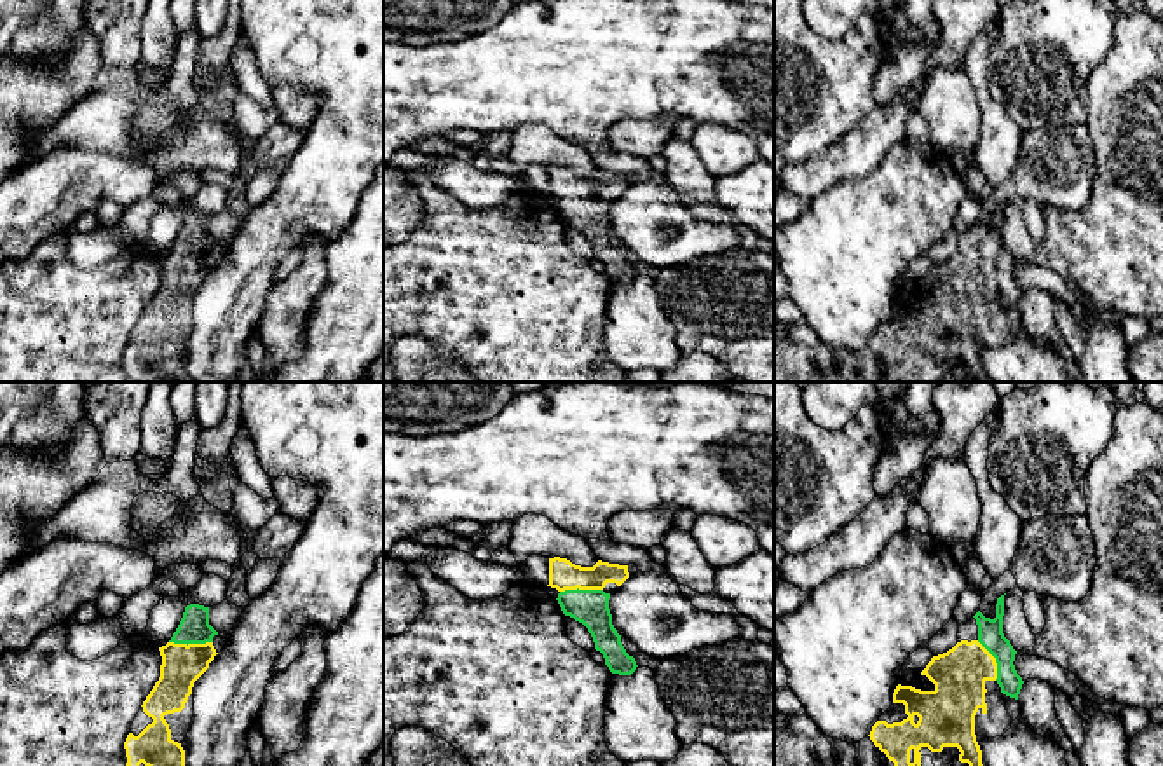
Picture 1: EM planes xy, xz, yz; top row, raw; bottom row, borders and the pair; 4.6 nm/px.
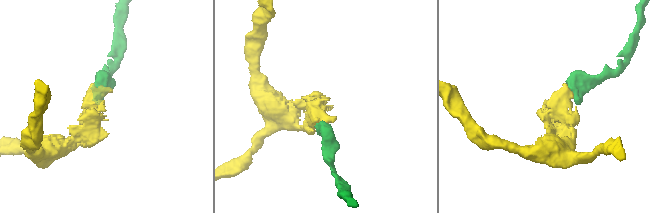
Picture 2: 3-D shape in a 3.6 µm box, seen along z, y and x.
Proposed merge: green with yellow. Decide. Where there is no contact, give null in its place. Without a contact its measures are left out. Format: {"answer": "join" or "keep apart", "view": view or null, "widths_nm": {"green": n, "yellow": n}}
{"answer": "join", "view": "xy", "widths_nm": {"green": 140, "yellow": 190}}

